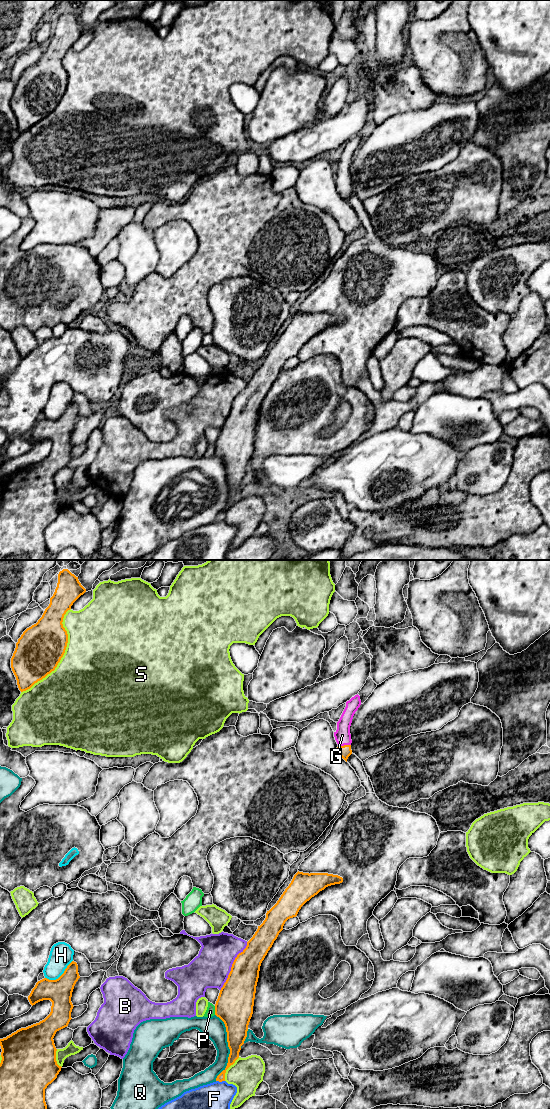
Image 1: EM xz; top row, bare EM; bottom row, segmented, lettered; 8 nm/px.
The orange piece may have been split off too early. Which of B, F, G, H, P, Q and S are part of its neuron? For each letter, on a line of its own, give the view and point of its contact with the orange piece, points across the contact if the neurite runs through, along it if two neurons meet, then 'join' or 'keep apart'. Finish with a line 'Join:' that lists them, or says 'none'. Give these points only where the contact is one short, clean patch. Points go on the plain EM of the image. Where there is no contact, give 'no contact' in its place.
B: xz (232, 406) | keep apart
F: xz (220, 521) | keep apart
G: xz (344, 185) | across xz (345, 191), (344, 185), (342, 175) | join
H: xz (61, 415) | keep apart
P: xz (215, 450) | keep apart
Q: xz (228, 486) | keep apart
S: xz (63, 94) | keep apart
Join: G

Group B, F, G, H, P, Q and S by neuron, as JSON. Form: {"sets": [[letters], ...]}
{"sets": [["B"], ["F"], ["G"], ["H"], ["P"], ["Q"], ["S"]]}

